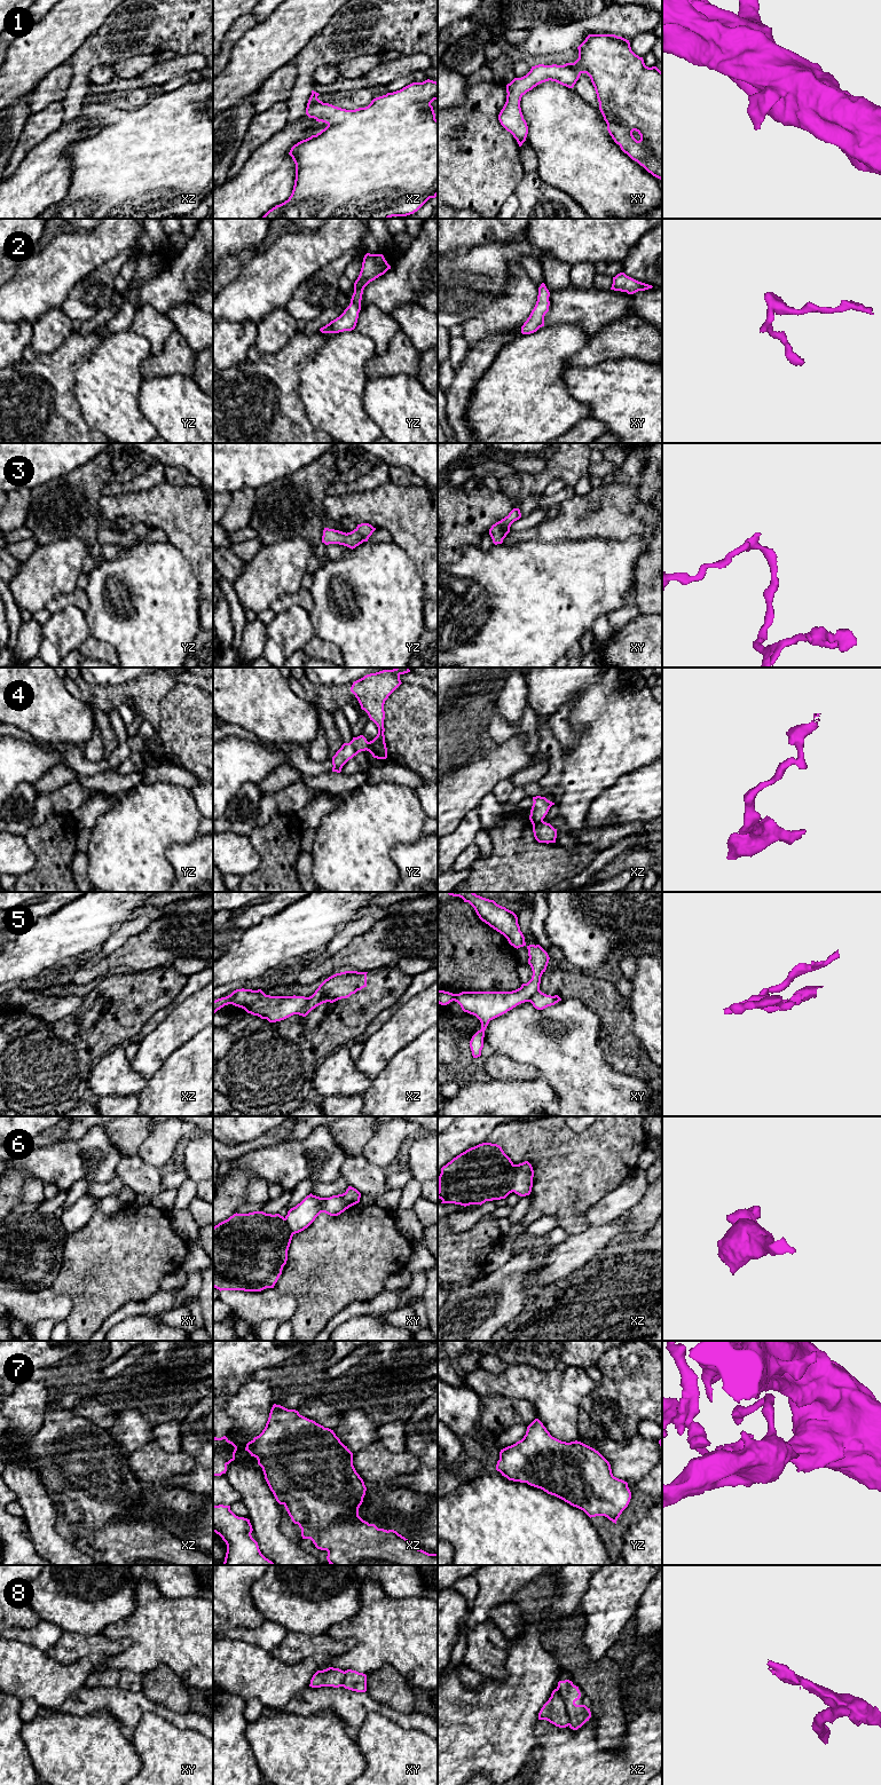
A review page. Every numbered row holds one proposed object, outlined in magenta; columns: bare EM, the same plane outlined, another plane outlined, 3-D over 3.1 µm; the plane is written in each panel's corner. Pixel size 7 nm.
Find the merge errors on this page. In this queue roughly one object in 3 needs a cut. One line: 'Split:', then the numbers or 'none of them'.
Split: 4, 5, 6, 8

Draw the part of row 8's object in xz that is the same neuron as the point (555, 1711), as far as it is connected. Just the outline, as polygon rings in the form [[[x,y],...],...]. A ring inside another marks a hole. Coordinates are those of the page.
[[[557,1689],[552,1691],[549,1700],[541,1708],[538,1720],[546,1720],[559,1728],[568,1727],[569,1716],[566,1704]]]

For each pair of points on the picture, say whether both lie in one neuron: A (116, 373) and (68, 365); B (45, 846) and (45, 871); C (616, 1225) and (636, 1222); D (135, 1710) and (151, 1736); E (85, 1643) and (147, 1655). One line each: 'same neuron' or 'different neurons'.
A: different neurons
B: same neuron
C: different neurons
D: different neurons
E: different neurons

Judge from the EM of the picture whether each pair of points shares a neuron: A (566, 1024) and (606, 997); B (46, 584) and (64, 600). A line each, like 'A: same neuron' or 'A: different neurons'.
A: different neurons
B: different neurons

